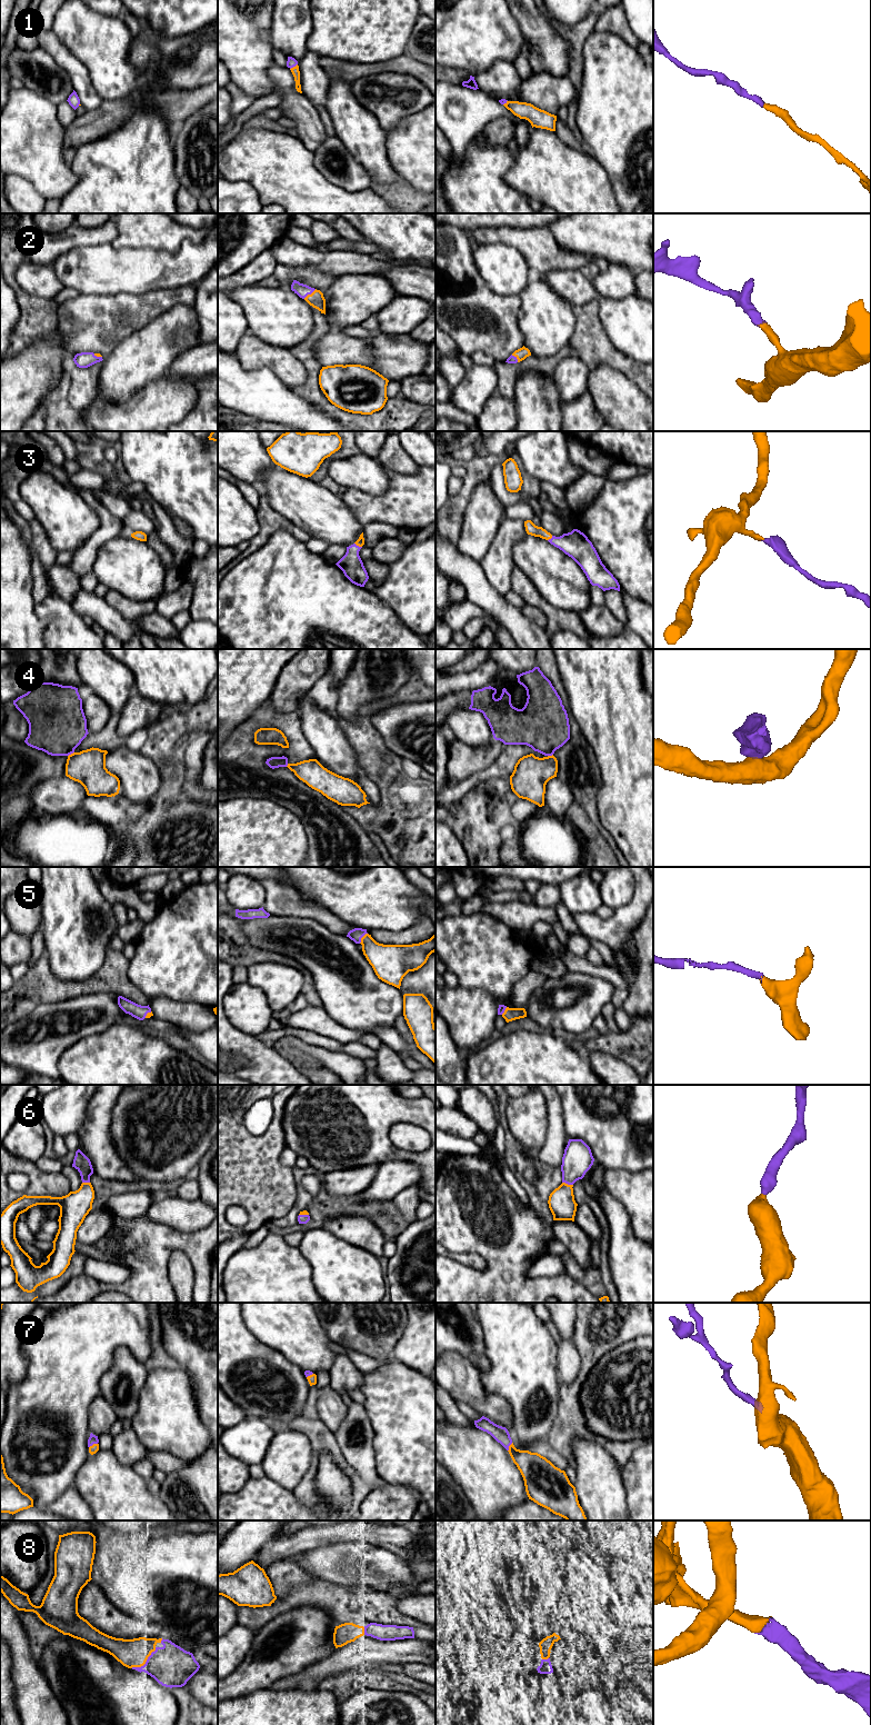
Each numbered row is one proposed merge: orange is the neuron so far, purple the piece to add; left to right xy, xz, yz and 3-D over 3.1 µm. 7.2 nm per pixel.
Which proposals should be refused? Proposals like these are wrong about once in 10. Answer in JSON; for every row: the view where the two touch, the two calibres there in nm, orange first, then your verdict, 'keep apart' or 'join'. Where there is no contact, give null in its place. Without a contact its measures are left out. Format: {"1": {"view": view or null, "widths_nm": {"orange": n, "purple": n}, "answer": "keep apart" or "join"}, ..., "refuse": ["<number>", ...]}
{"1": {"view": "xz", "widths_nm": {"orange": 60, "purple": 70}, "answer": "join"}, "2": {"view": "xz", "widths_nm": {"orange": 110, "purple": 100}, "answer": "join"}, "3": {"view": "xz", "widths_nm": {"orange": 60, "purple": 160}, "answer": "join"}, "4": {"view": "xy", "widths_nm": {"orange": 260, "purple": 420}, "answer": "join"}, "5": {"view": "xz", "widths_nm": {"orange": 240, "purple": 90}, "answer": "join"}, "6": {"view": "yz", "widths_nm": {"orange": 190, "purple": 220}, "answer": "join"}, "7": {"view": "xy", "widths_nm": {"orange": 60, "purple": 70}, "answer": "join"}, "8": {"view": "xy", "widths_nm": {"orange": 200, "purple": 300}, "answer": "join"}, "refuse": []}

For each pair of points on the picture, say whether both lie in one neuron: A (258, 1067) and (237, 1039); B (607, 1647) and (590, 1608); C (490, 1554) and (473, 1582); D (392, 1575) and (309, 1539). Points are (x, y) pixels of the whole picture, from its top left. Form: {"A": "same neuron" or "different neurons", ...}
{"A": "same neuron", "B": "same neuron", "C": "same neuron", "D": "different neurons"}

